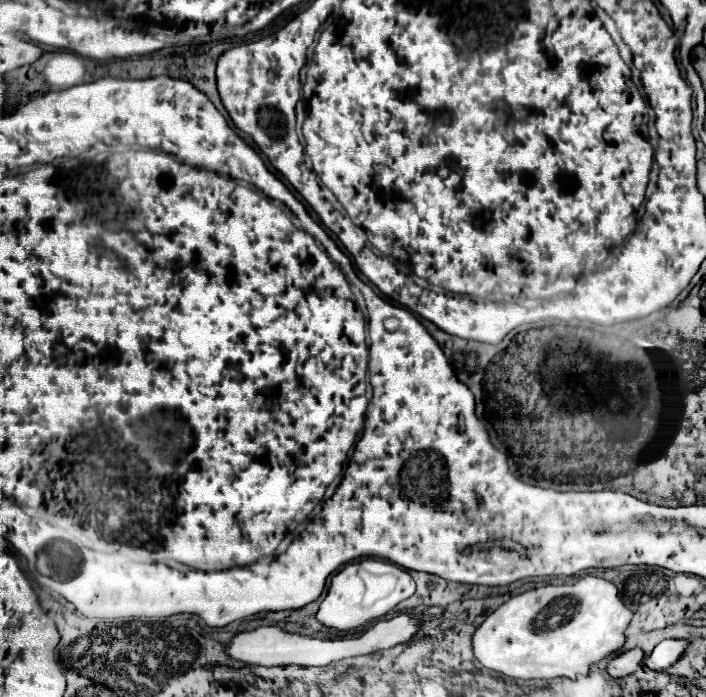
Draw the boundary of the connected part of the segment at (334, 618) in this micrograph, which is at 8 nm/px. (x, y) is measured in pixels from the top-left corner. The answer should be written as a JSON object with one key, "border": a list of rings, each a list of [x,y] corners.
{"border":[[[362,559],[358,563],[348,563],[342,567],[330,581],[328,593],[318,609],[318,621],[326,627],[338,631],[350,631],[366,625],[378,617],[390,613],[400,601],[412,597],[416,591],[416,583],[408,571],[398,567],[396,563],[384,559]]]}

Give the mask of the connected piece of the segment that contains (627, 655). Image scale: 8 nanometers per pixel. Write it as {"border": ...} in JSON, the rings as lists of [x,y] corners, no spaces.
{"border":[[[634,647],[634,649],[628,649],[628,651],[618,653],[616,657],[610,657],[606,671],[612,677],[624,677],[624,675],[630,675],[636,669],[640,669],[642,659],[644,659],[644,653],[638,647]]]}

